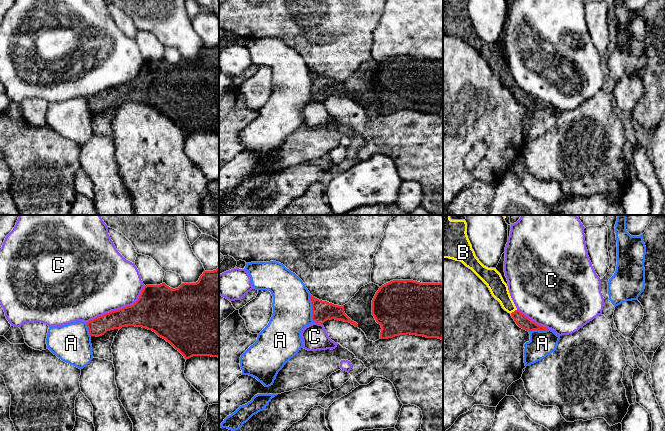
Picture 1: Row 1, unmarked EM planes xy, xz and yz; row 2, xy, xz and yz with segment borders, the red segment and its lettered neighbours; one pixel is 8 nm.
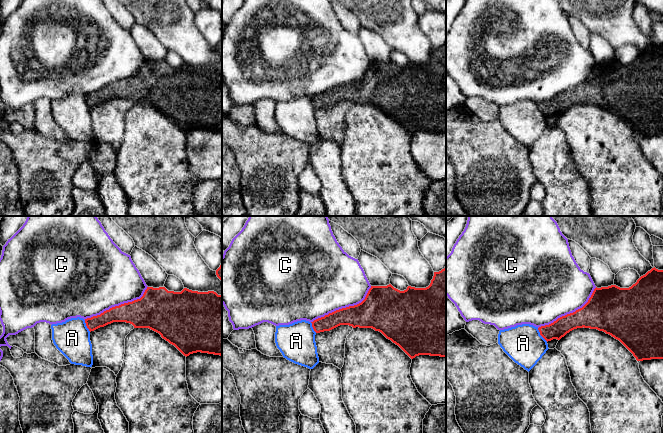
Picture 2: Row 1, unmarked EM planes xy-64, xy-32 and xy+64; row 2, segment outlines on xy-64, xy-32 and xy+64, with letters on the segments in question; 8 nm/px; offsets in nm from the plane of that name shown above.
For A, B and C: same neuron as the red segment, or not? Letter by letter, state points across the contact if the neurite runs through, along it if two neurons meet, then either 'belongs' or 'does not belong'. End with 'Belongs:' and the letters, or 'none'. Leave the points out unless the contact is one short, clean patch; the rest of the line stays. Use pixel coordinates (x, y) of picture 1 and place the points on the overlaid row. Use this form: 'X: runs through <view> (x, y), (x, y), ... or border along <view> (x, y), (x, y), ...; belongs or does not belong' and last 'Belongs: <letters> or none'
A: border along xz (310, 295), (311, 318), (314, 321); does not belong
B: belongs
C: does not belong
Belongs: B

